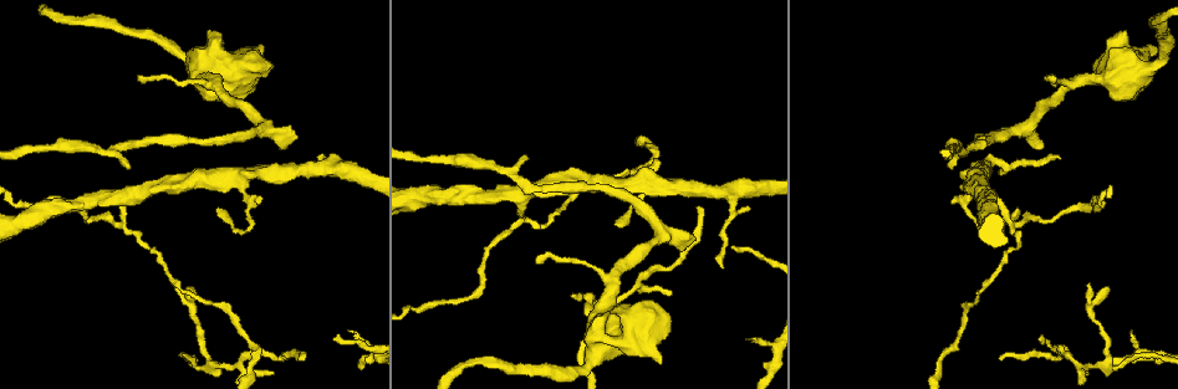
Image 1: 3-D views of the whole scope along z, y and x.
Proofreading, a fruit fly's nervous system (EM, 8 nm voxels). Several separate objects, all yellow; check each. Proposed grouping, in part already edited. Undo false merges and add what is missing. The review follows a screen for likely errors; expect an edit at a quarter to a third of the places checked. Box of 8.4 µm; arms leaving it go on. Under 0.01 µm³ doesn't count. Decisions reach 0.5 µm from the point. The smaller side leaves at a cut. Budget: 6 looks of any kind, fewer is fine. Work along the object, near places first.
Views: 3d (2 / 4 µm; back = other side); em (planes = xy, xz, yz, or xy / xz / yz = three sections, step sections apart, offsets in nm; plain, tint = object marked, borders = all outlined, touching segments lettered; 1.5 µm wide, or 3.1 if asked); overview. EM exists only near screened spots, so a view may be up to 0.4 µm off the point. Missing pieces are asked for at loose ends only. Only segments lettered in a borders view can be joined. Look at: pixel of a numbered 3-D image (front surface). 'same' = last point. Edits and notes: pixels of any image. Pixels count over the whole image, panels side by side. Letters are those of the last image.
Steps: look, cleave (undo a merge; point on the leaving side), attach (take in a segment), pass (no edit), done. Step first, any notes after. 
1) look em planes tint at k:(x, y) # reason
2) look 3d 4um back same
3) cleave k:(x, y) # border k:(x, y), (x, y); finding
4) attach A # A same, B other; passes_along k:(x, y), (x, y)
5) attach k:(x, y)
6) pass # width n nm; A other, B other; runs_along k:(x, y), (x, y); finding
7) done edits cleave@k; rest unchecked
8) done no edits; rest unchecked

look em xy step 4 tint at 1:(262, 47) # an open end

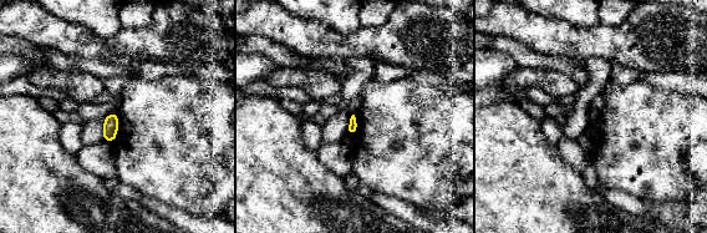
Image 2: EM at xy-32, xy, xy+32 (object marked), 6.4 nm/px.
look em yz step 8 borders same # another direction

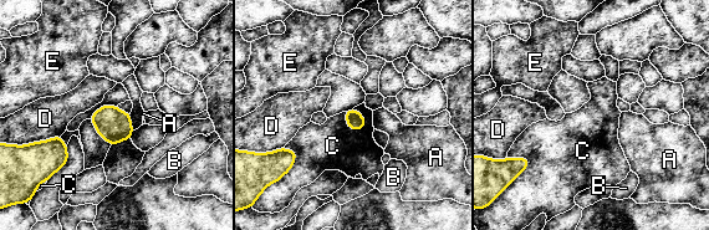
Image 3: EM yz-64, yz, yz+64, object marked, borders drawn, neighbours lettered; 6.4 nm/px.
pass # A other, B other, C other, D other, E other; border 3:(345, 112), (350, 127), (367, 123); none of them fits

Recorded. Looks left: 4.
look em planes plain at 1:(989, 192) # two arms in line, one across

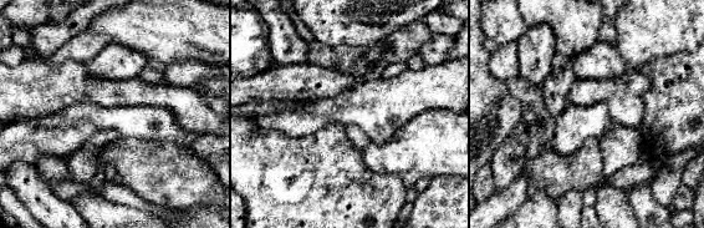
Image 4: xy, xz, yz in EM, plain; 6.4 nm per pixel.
look em planes tint same # where the object lies

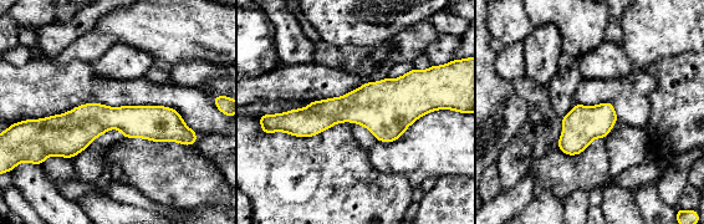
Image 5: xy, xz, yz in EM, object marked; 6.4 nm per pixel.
look em planes borders same

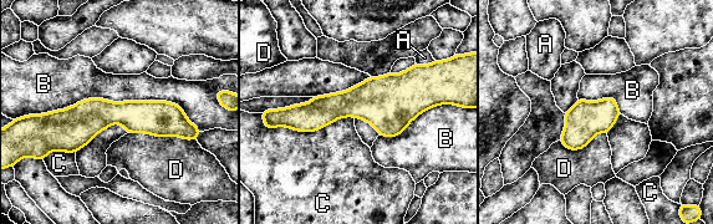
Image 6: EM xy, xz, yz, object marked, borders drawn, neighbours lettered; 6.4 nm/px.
pass # width 200 nm; A other, B other, C other, D other; runs_along 6:(432, 100), (352, 102), (285, 120); continuous, no second neuron

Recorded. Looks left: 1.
done no edits; rest unchecked

